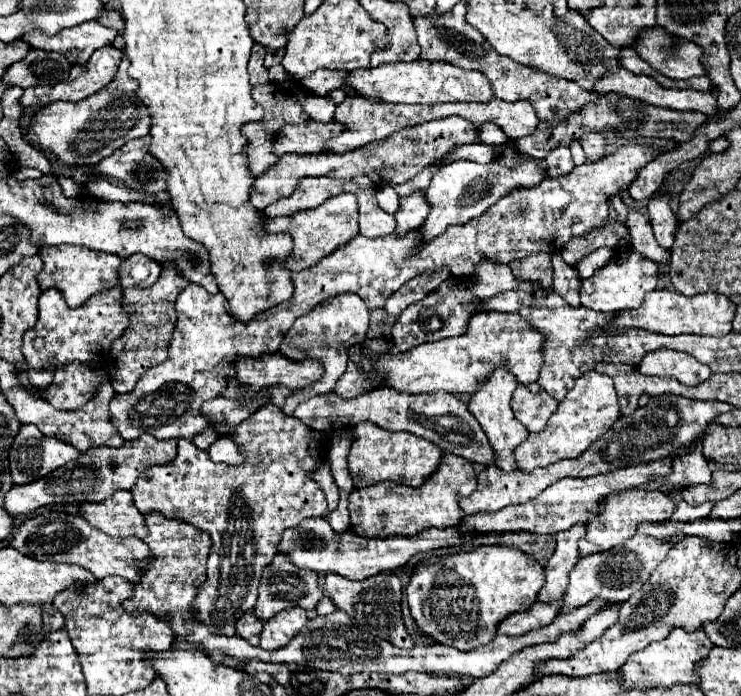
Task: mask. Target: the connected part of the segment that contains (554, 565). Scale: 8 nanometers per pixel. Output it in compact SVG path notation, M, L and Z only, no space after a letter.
M577 523L567 531L557 533L557 547L553 557L547 563L547 581L537 595L537 601L549 603L555 599L561 599L567 583L569 583L569 571L579 561L579 539L585 535L585 525Z

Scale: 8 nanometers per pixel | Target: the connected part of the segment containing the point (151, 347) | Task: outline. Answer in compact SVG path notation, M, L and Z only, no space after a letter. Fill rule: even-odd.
M171 263L163 265L159 281L151 289L123 289L123 309L129 315L129 327L123 331L119 339L111 343L109 357L111 357L111 383L117 387L115 393L129 393L137 379L145 373L145 369L159 365L167 359L167 347L173 335L173 325L177 321L175 317L175 301L181 289L185 289L189 281L185 281ZM151 321L165 321L165 335L159 329L159 325Z

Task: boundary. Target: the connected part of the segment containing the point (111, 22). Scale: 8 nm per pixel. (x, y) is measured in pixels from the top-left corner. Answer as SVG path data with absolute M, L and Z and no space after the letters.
M105 11L105 13L101 13L101 15L97 17L97 21L99 21L101 25L105 25L105 27L113 27L113 29L117 29L119 33L121 33L123 27L125 27L123 17L121 17L117 11Z

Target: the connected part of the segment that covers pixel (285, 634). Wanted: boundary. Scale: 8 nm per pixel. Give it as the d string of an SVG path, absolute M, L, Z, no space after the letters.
M287 609L285 613L277 613L277 617L271 617L263 623L261 631L261 647L263 649L279 649L287 645L307 623L307 611L305 609Z

